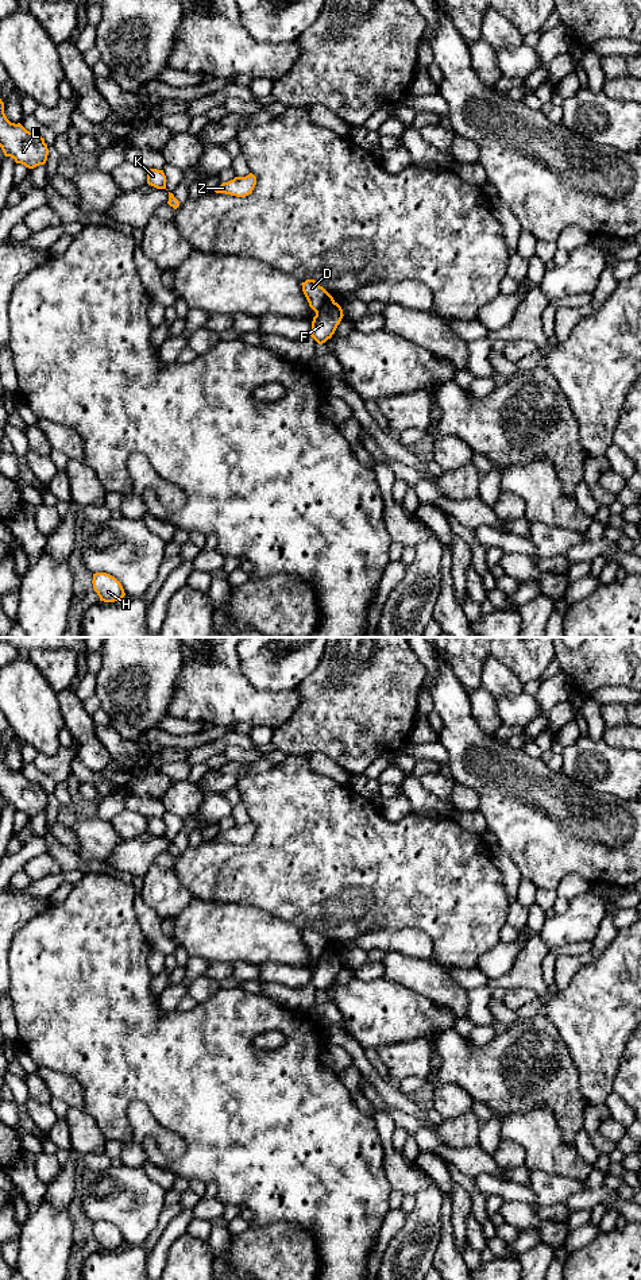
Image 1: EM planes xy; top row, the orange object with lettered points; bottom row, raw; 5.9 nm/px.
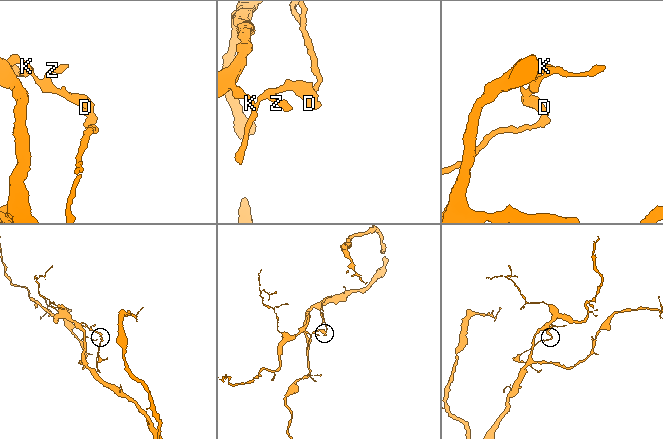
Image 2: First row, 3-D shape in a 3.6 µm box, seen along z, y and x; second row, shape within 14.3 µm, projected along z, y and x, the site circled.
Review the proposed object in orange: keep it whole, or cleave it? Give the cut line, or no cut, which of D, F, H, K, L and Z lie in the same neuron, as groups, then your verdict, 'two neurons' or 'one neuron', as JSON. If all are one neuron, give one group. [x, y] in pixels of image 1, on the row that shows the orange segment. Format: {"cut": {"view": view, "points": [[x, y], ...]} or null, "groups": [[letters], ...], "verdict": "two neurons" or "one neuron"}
{"cut": {"view": "xy", "points": [[333, 301], [316, 313]]}, "groups": [["D", "H", "K", "L", "Z"], ["F"]], "verdict": "two neurons"}

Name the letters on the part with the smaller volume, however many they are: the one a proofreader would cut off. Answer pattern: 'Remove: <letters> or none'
Remove: F

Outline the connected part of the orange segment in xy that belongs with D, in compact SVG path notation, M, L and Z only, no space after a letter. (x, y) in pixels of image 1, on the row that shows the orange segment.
M306 279L302 285L302 292L309 302L309 306L317 313L320 309L335 302L333 297L320 286L314 279Z

